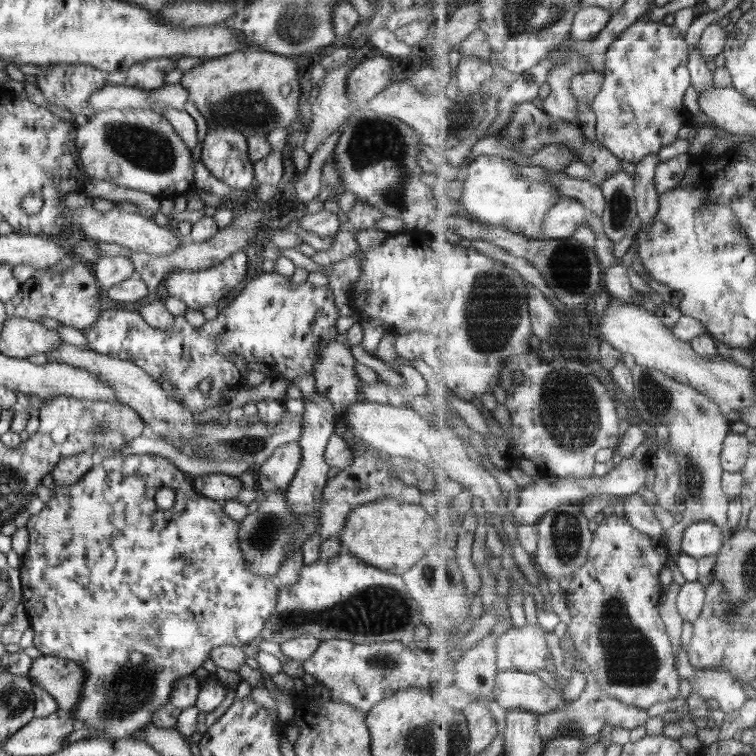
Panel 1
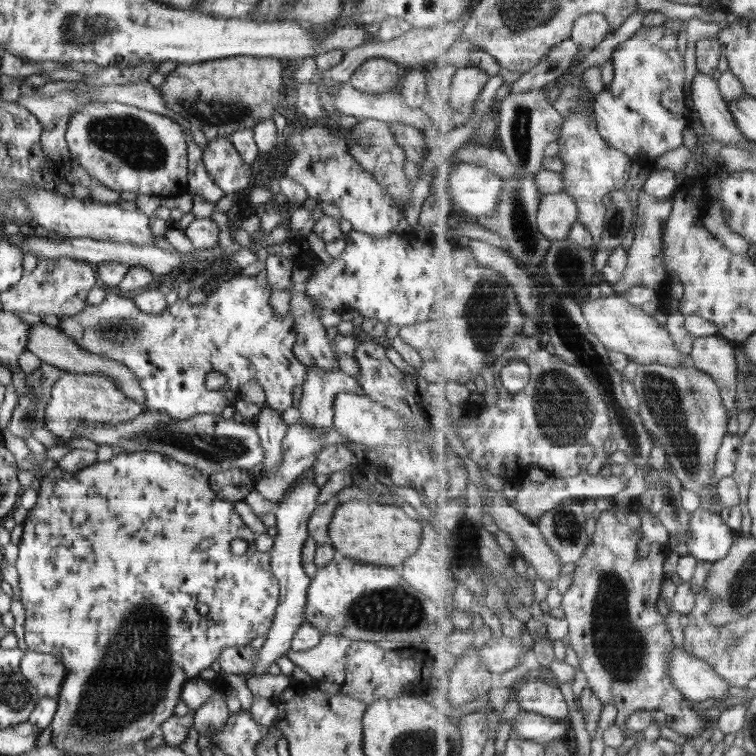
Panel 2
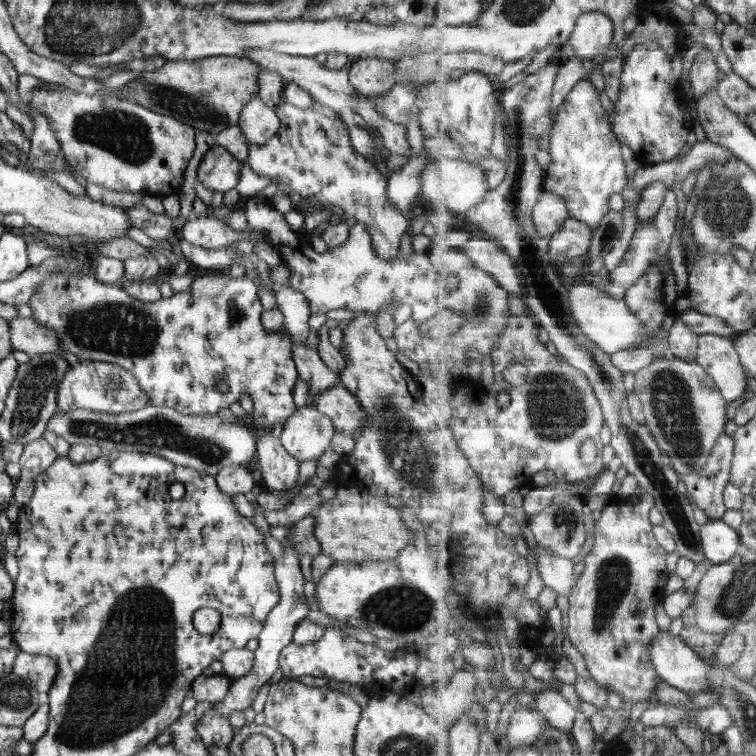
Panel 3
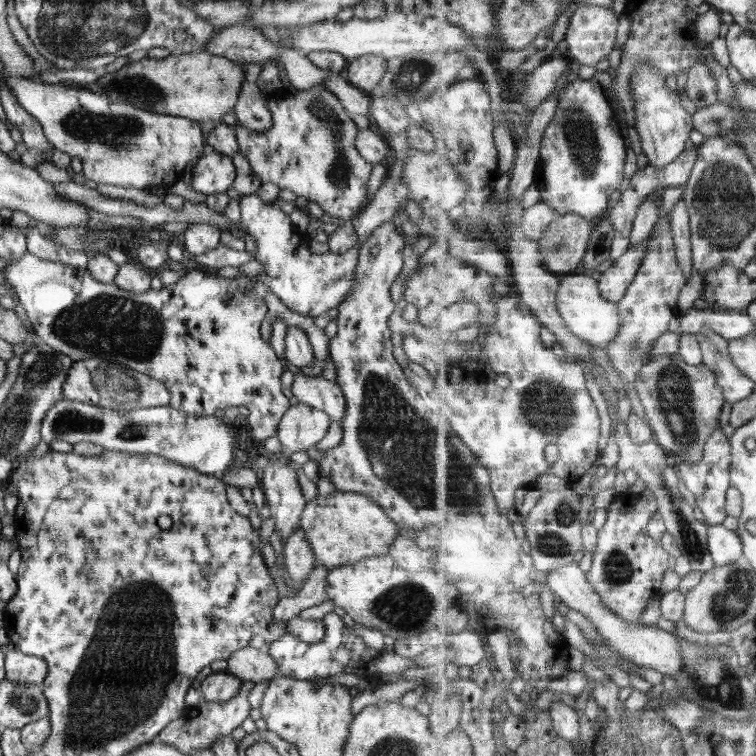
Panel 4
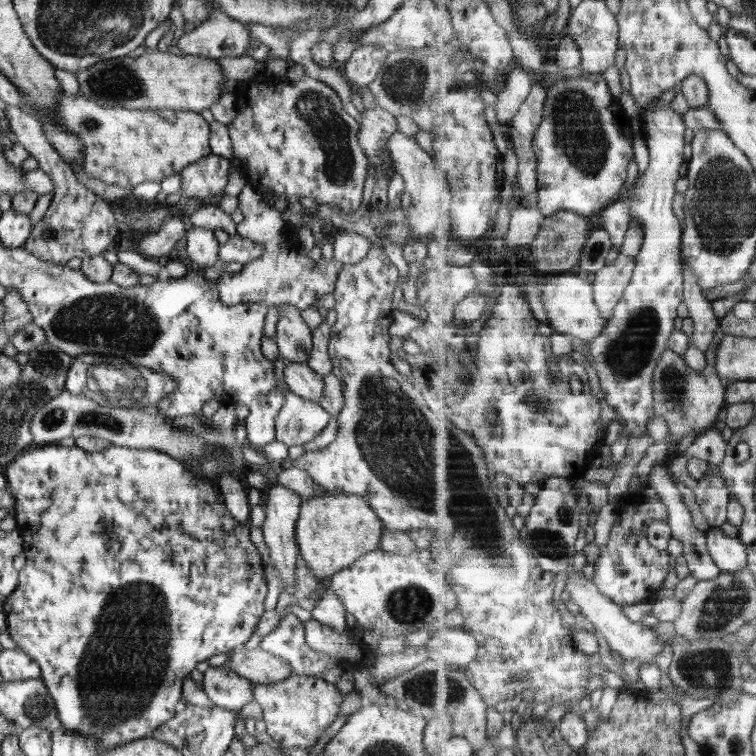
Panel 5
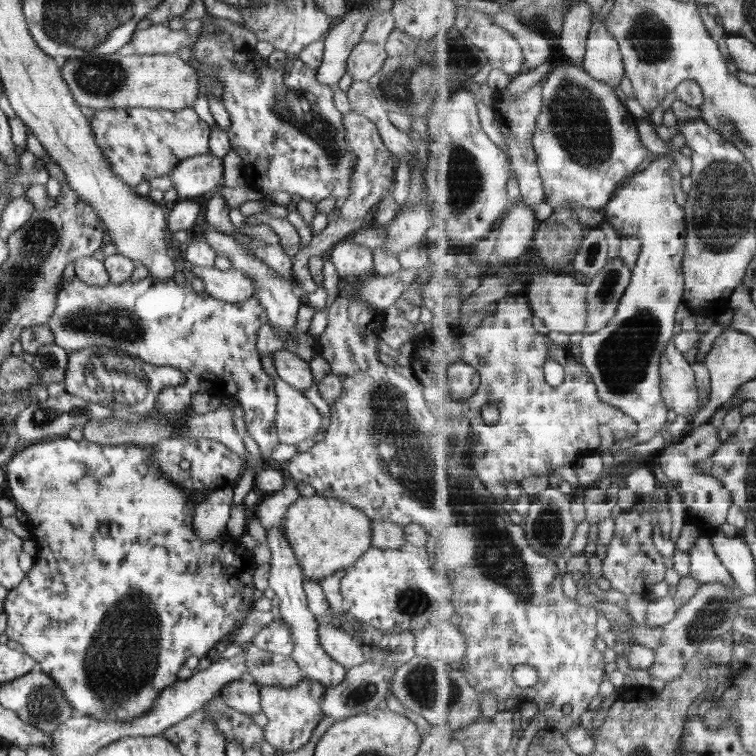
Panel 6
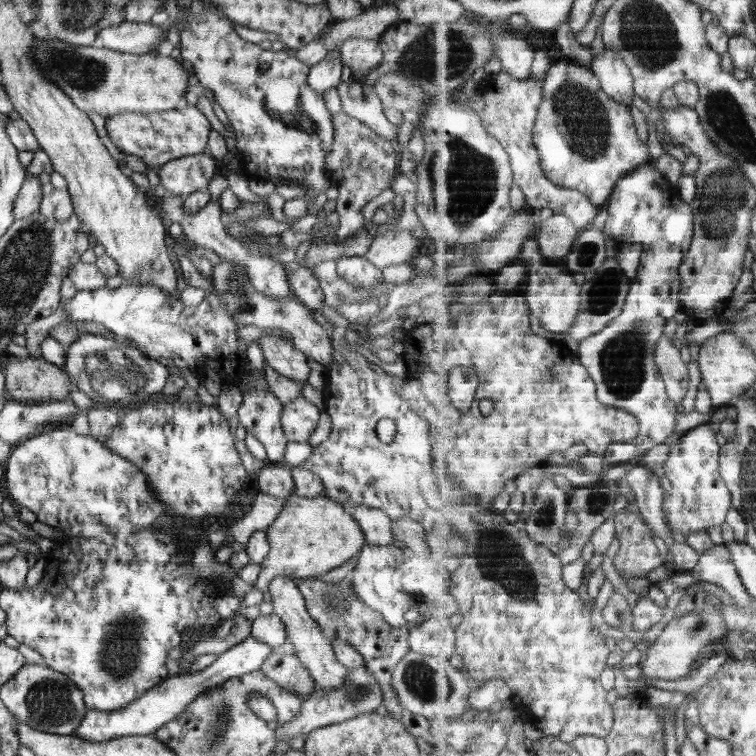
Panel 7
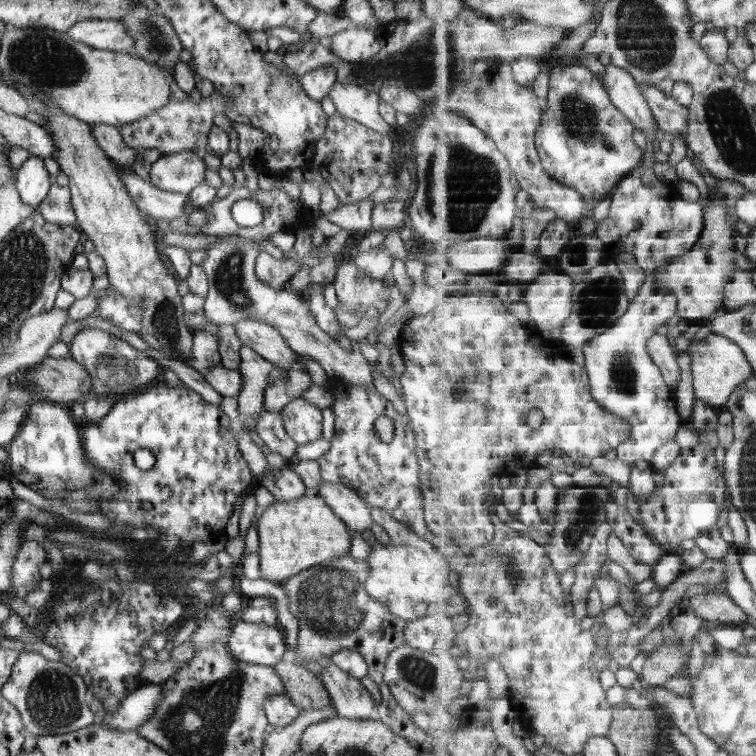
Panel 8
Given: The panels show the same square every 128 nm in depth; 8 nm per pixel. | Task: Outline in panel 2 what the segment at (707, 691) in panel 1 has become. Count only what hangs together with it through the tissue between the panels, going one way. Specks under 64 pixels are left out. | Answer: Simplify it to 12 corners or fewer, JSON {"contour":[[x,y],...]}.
{"contour":[[676,646],[672,675],[692,702],[726,700],[733,684]]}

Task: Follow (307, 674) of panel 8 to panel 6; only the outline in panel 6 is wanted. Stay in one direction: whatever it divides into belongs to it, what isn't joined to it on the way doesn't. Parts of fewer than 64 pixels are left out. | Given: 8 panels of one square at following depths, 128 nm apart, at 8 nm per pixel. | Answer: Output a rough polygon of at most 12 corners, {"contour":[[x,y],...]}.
{"contour":[[251,649],[247,678],[290,688],[304,680],[292,656]]}

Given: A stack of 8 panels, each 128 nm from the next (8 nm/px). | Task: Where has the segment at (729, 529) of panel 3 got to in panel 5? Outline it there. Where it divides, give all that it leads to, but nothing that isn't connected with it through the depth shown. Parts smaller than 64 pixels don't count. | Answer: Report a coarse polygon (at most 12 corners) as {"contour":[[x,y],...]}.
{"contour":[[720,527],[708,531],[712,556],[724,571],[750,566],[749,545]]}

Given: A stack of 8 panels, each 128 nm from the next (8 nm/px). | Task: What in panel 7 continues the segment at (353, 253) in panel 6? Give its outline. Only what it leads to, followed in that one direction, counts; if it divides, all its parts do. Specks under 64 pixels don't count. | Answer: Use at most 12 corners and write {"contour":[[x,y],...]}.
{"contour":[[365,256],[335,260],[337,273],[356,287],[374,289],[382,271]]}

